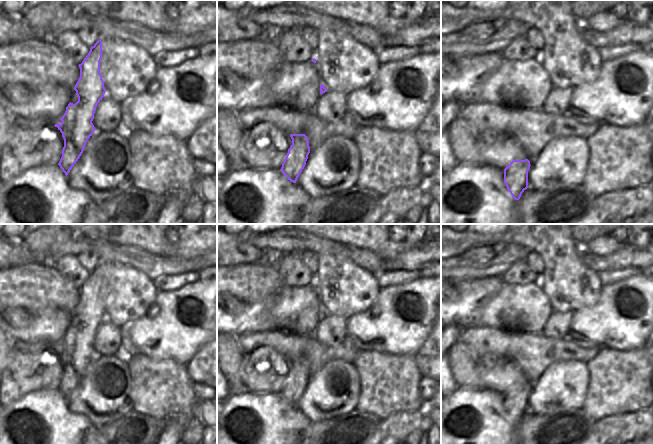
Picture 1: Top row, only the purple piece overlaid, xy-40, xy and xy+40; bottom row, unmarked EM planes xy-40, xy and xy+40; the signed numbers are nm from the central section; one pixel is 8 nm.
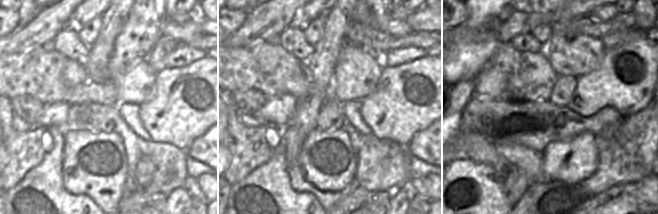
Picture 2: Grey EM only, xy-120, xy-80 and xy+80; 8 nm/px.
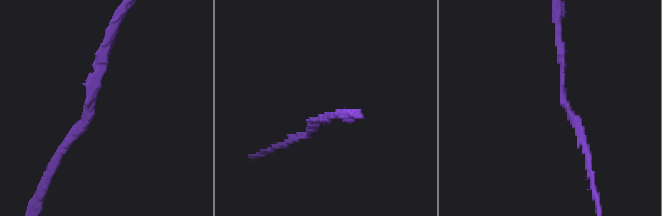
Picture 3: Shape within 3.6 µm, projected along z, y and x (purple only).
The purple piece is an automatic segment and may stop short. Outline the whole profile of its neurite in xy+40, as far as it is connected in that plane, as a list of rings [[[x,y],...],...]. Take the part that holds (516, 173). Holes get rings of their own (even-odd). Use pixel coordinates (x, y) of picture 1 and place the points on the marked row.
[[[513,160],[504,169],[504,183],[515,200],[519,200],[522,193],[528,188],[528,171],[530,161]]]

